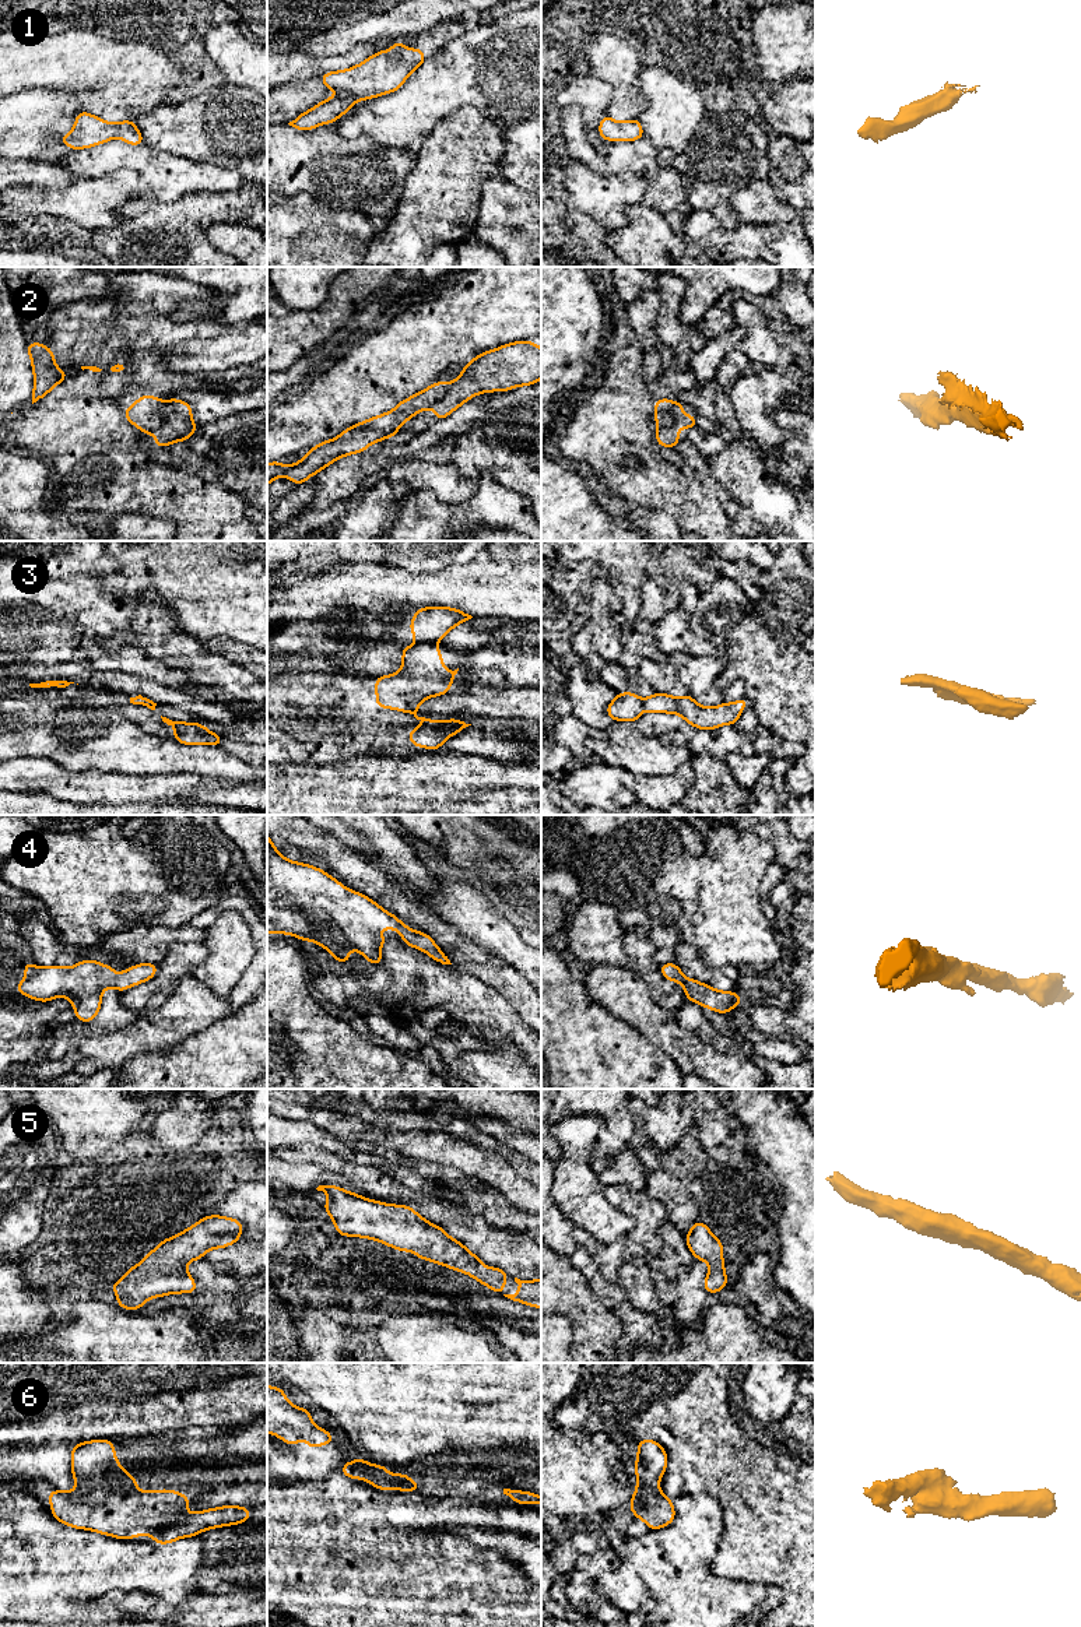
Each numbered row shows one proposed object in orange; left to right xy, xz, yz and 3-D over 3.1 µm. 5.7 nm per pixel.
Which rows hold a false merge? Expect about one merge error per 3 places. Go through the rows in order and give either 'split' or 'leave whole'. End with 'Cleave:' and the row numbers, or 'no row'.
1: leave whole
2: split
3: split
4: leave whole
5: leave whole
6: leave whole
Cleave: 2, 3

